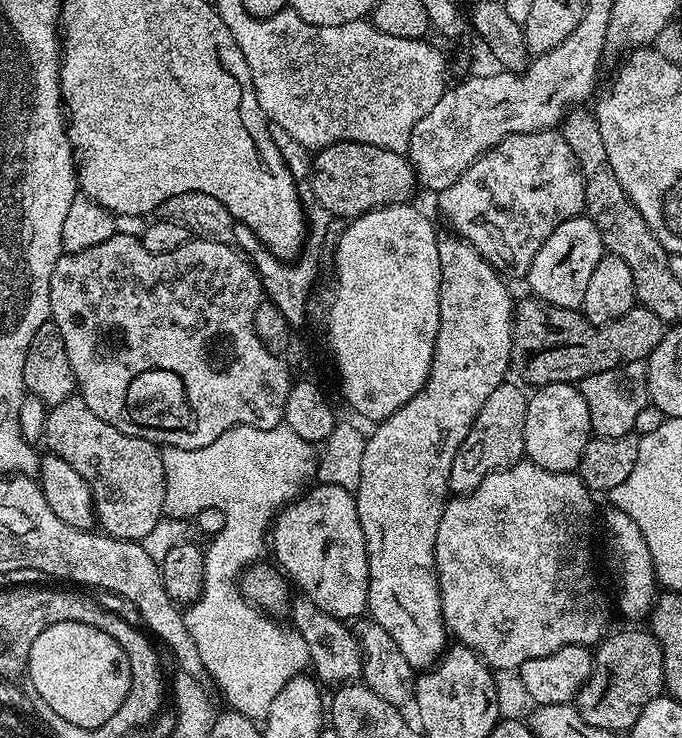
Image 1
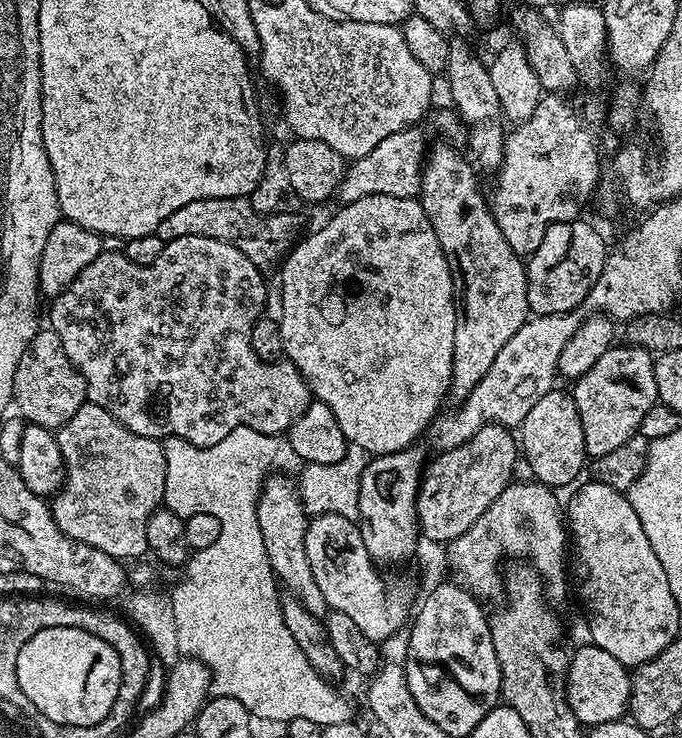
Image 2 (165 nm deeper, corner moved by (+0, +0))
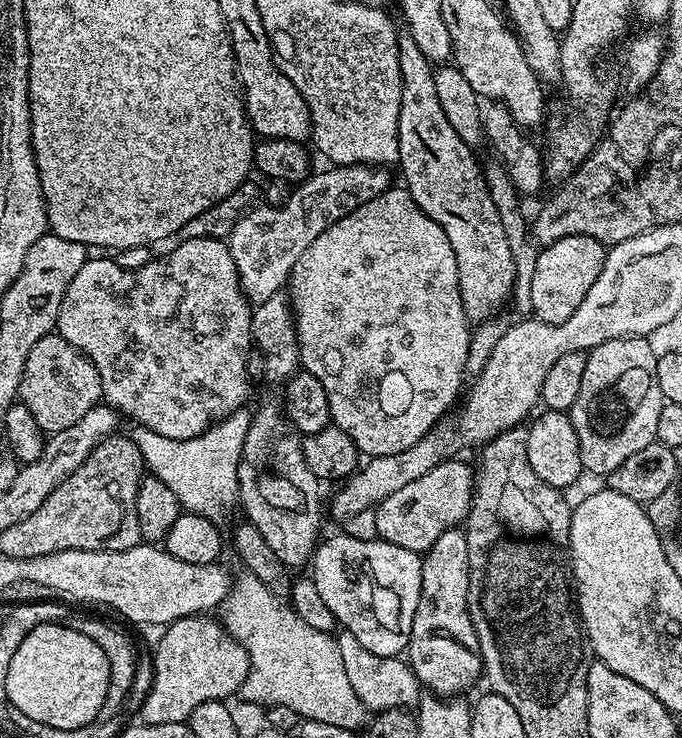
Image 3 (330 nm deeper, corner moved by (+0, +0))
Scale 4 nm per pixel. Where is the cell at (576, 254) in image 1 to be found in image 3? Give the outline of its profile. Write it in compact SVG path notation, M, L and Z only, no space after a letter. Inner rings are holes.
M567 236L558 242L539 249L538 266L534 266L534 282L531 283L531 315L547 324L561 324L582 306L582 298L604 269L605 245L589 236Z

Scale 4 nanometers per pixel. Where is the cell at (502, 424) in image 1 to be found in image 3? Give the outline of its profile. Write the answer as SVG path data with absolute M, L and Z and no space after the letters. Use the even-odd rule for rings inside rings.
M445 458L441 464L434 466L430 474L422 474L422 478L417 478L415 482L409 482L402 486L402 490L397 490L395 494L390 494L383 502L376 505L374 511L377 520L377 537L394 546L402 546L402 550L425 553L434 542L446 530L463 525L468 519L468 511L472 508L472 489L476 486L473 465L463 464L457 458Z

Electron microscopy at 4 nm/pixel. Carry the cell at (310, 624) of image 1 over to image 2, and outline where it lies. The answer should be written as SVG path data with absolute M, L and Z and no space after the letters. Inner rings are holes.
M273 474L264 481L260 489L260 500L256 504L258 510L258 530L262 530L262 546L266 546L266 558L272 567L272 575L281 585L288 587L287 591L295 596L298 602L314 616L323 617L329 611L322 590L318 590L318 582L314 578L314 570L310 570L310 558L306 558L306 530L308 529L309 514L304 510L300 501L300 489L297 481L288 474Z

